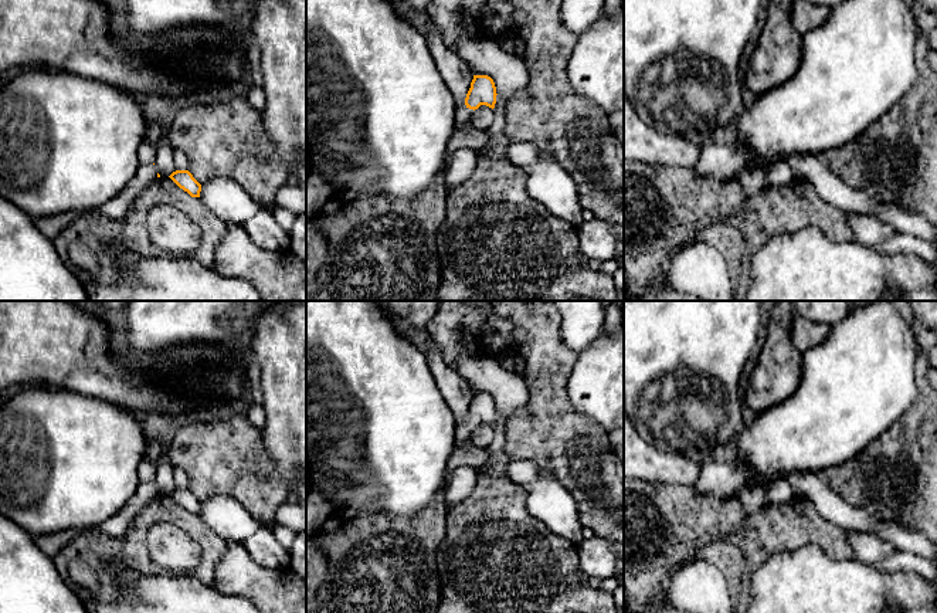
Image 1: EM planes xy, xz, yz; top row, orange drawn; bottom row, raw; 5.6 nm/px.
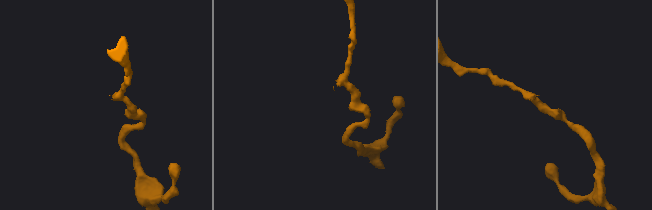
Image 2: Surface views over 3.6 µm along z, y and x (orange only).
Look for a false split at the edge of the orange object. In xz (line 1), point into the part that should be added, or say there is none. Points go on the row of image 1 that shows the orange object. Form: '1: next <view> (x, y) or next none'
1: next xz (462, 114)

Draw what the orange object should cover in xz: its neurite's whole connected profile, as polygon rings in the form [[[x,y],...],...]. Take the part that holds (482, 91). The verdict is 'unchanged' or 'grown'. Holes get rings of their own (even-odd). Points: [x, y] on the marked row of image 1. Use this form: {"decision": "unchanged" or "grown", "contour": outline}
{"decision": "grown", "contour": [[[473,75],[466,98],[455,102],[456,125],[471,121],[473,111],[481,105],[486,105],[493,109],[496,104],[496,95],[496,87],[490,77]]]}

